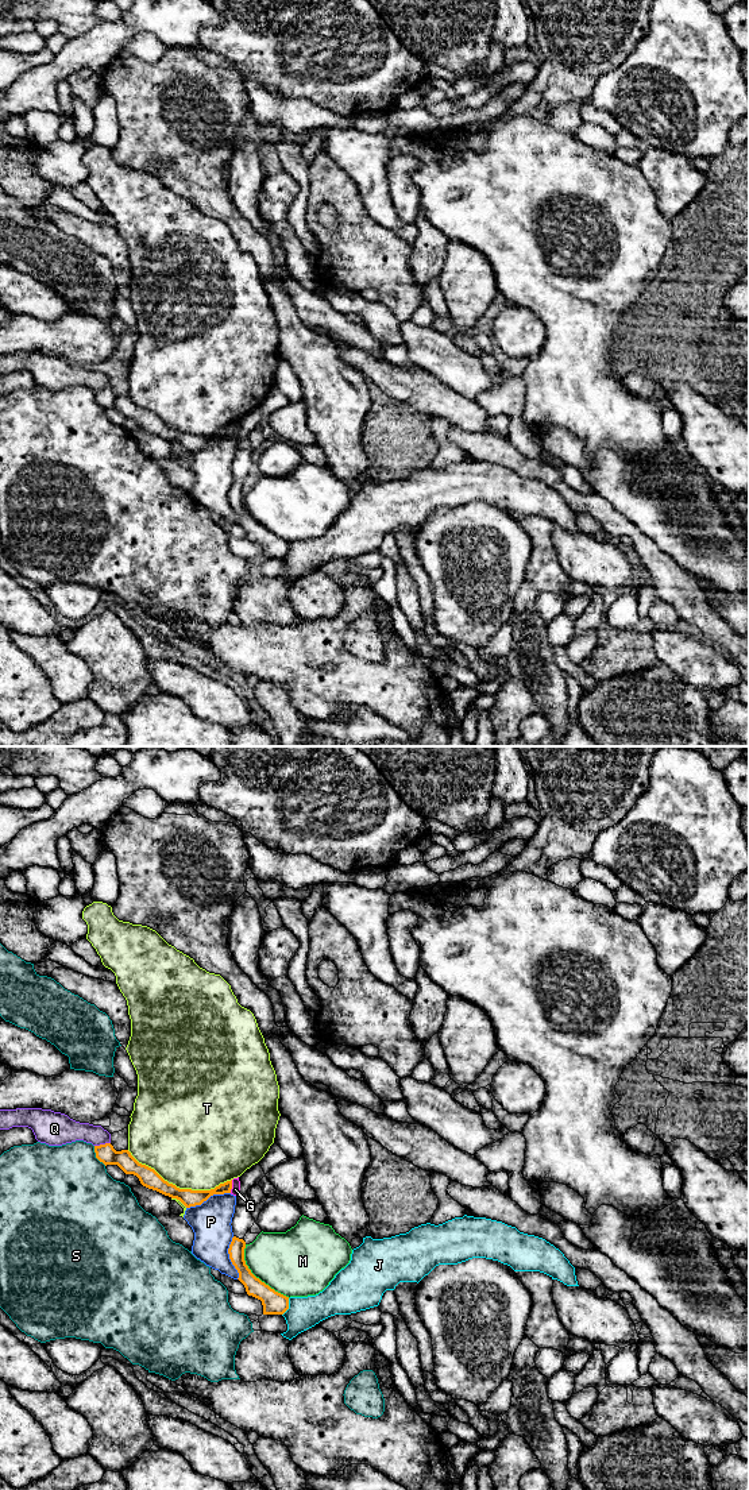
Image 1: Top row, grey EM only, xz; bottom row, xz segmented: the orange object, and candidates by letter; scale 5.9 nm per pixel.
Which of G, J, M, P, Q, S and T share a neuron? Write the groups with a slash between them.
G / J / M / P / Q / S / T

